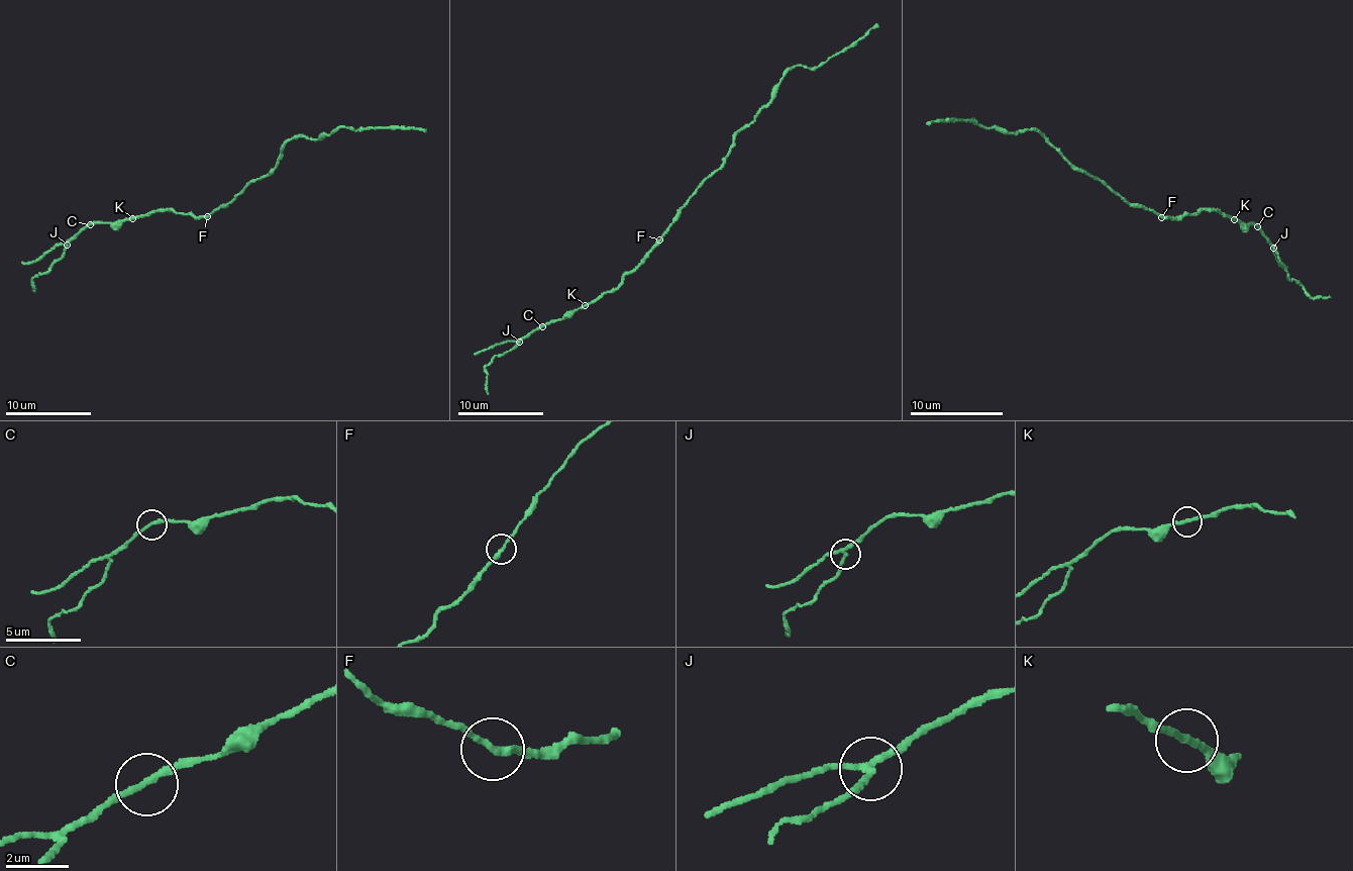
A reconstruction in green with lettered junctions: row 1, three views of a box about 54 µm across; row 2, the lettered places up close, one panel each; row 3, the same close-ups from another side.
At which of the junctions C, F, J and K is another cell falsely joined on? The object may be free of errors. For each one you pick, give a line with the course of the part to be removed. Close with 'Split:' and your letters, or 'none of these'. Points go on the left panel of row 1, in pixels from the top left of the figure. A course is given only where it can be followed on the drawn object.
J: Course of the part to remove: (66, 244), (62, 257), (32, 280), (36, 289)
Split: J

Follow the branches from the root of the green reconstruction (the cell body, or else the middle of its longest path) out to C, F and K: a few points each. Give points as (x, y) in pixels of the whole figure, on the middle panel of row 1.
C: (677, 213), (677, 220), (661, 242), (615, 288), (542, 326)
F: (677, 213), (677, 220), (659, 239)
K: (677, 213), (677, 220), (661, 242), (615, 288), (602, 293), (585, 305)

